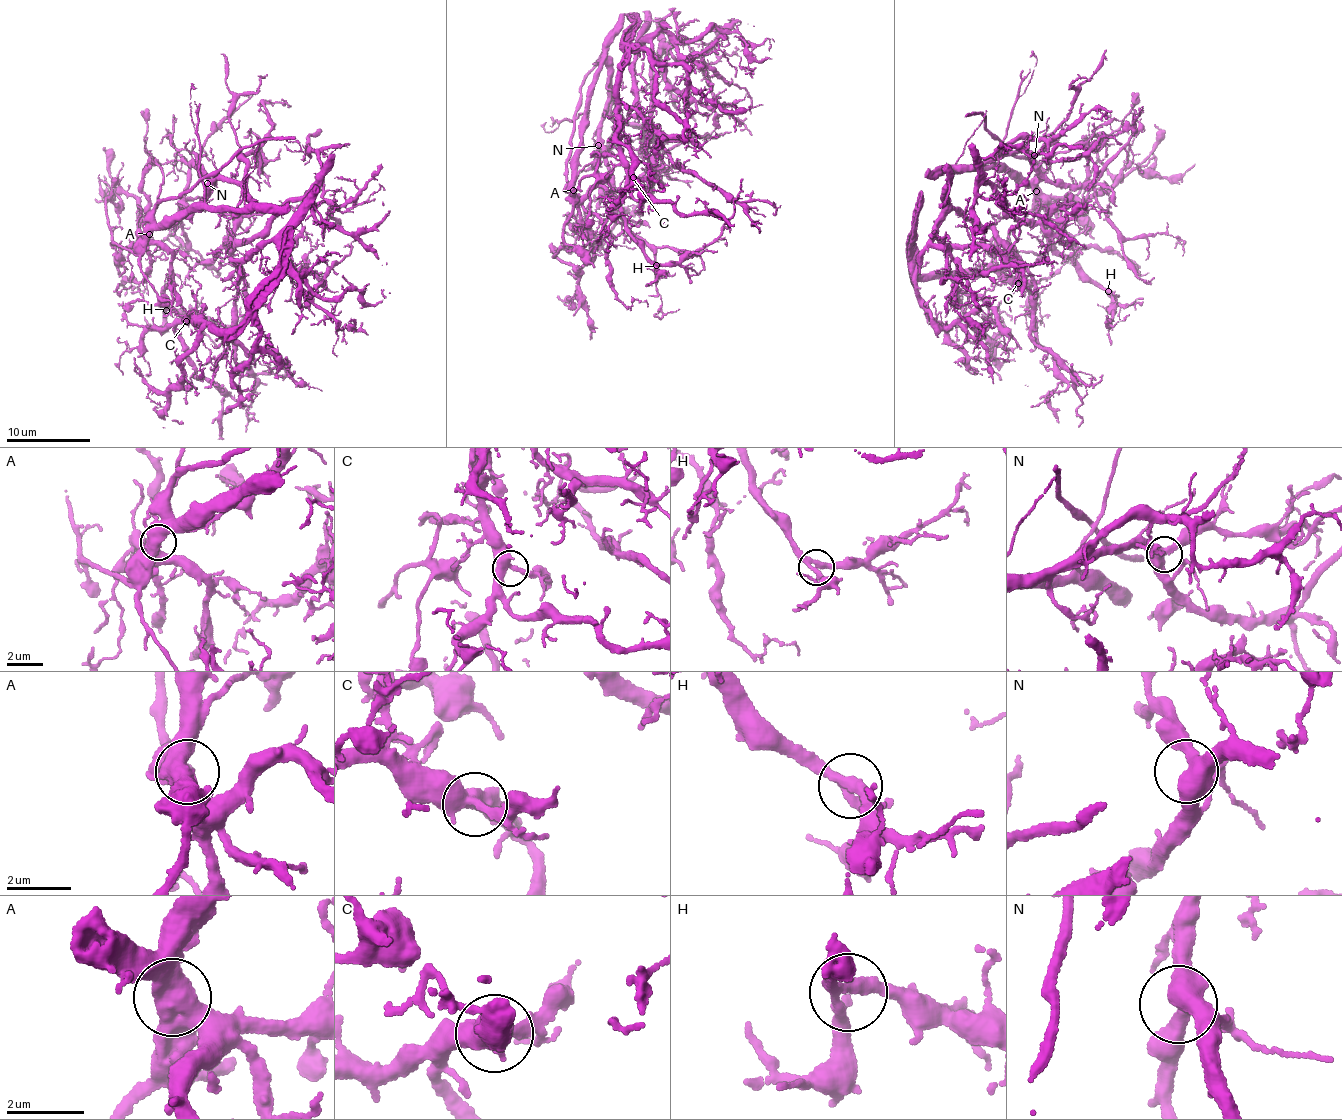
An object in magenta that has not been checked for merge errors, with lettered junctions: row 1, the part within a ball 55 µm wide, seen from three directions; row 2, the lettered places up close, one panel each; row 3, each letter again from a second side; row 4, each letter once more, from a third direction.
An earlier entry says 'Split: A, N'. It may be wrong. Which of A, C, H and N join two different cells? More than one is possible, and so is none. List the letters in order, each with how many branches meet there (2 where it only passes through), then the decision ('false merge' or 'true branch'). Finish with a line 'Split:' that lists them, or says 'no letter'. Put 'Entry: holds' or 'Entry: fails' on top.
Entry: fails
A: 3 branches meet; false merge
C: 3 branches meet; true branch
H: 3 branches meet; true branch
N: 3 branches meet; true branch
Split: A

